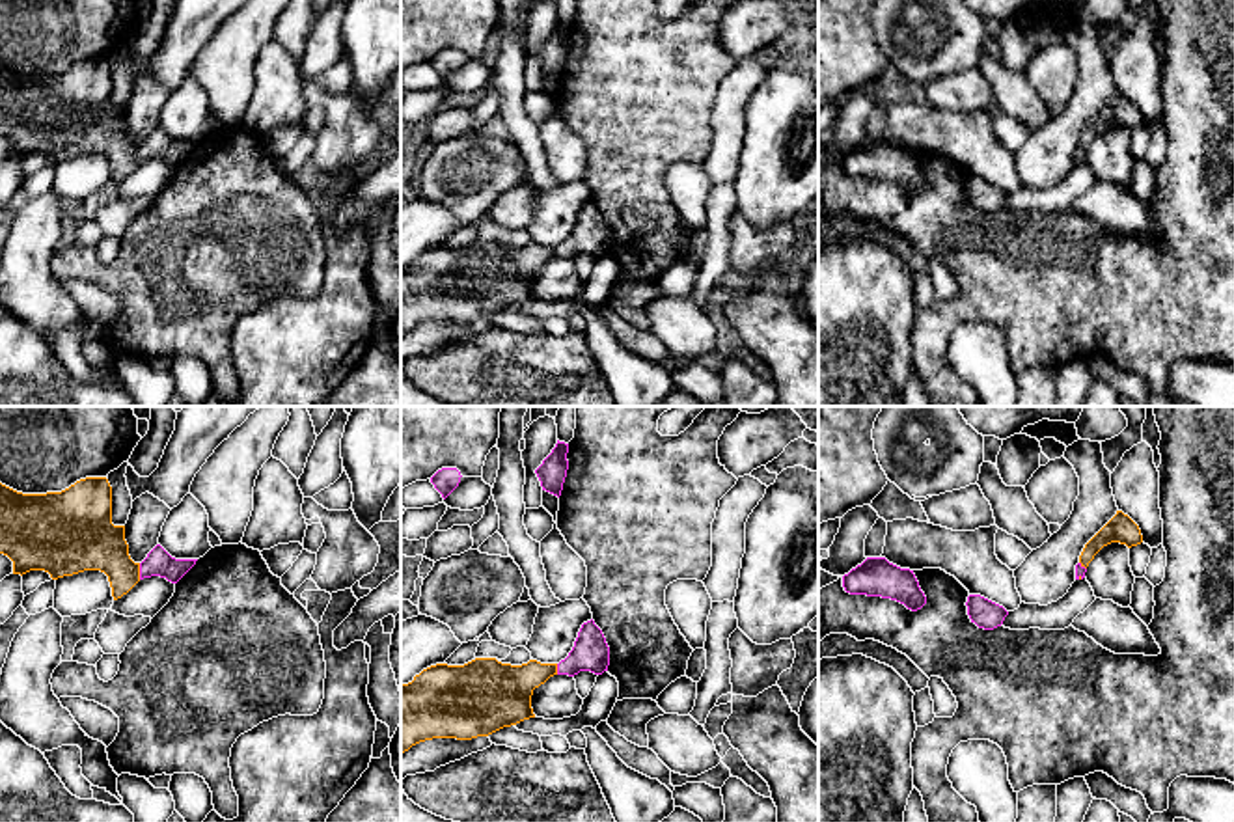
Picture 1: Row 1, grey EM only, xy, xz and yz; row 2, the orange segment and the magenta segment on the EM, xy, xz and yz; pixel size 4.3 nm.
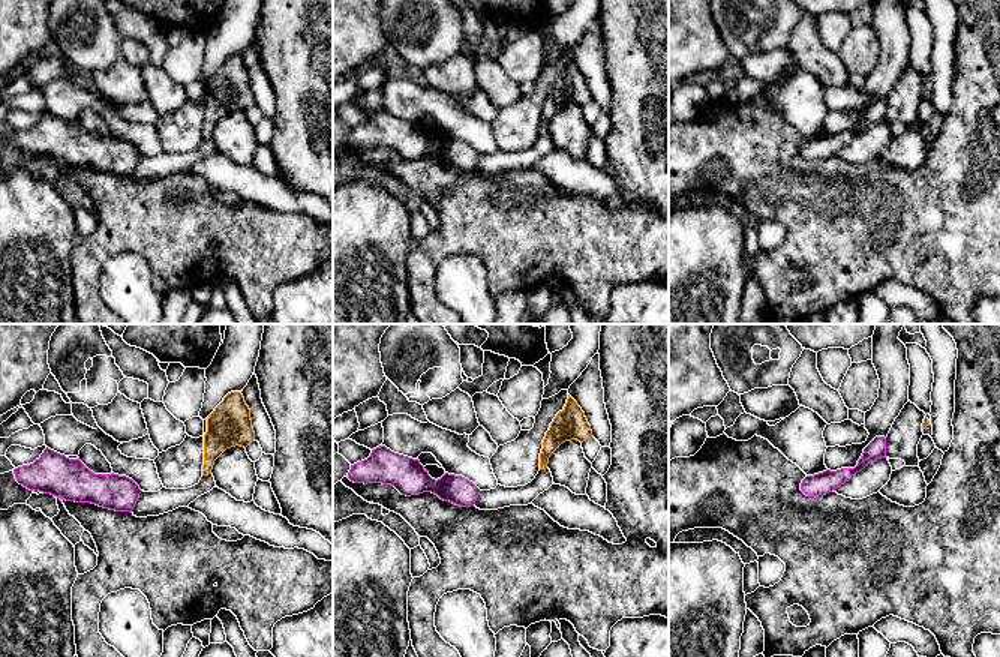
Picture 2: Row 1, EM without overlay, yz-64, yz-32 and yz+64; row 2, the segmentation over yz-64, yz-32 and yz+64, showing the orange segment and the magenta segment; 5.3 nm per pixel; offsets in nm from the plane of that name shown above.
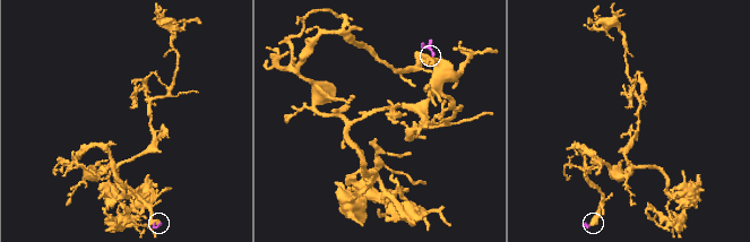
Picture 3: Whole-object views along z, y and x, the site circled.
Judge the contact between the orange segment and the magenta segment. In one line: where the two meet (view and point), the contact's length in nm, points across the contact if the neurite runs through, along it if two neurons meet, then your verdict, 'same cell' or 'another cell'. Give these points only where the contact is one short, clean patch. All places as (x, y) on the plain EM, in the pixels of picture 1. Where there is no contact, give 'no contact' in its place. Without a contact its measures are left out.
xy (138, 153) | 70 nm | across xy (90, 123), (123, 153), (138, 153), (159, 144) | same cell

